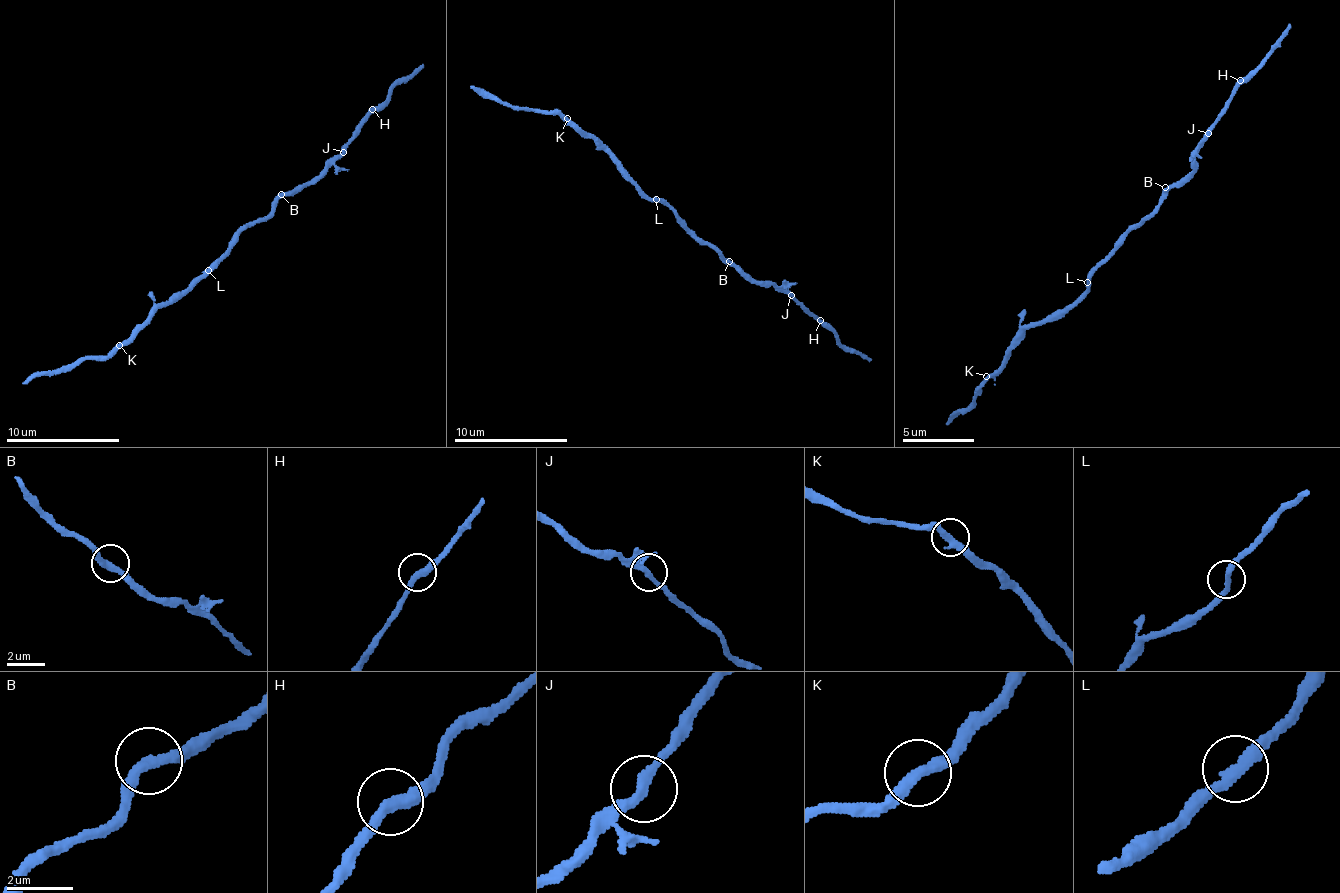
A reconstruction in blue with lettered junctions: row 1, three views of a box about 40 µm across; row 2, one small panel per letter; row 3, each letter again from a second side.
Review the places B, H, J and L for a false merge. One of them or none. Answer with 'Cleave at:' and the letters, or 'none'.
Cleave at: none

